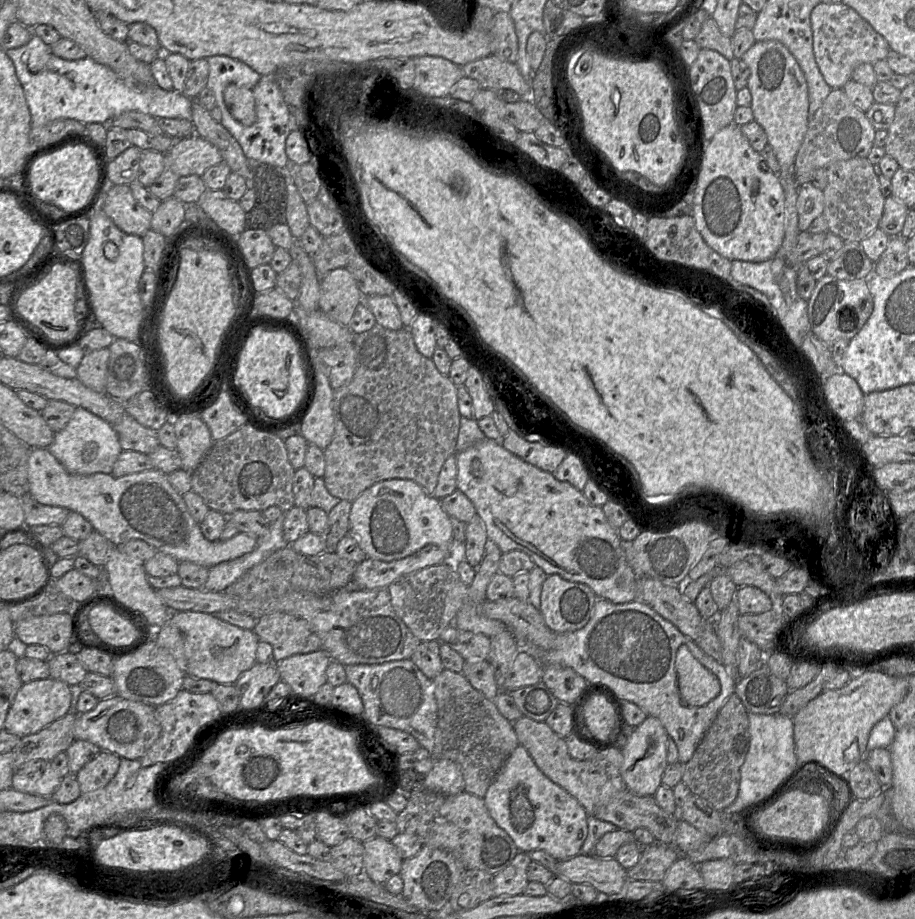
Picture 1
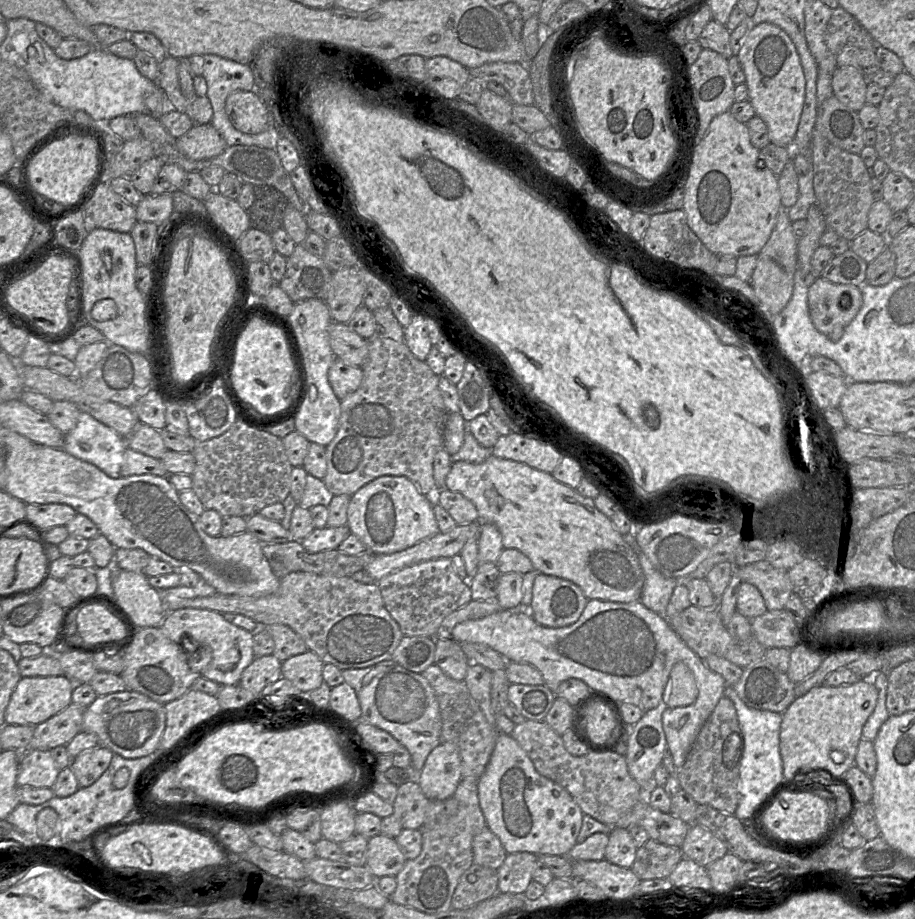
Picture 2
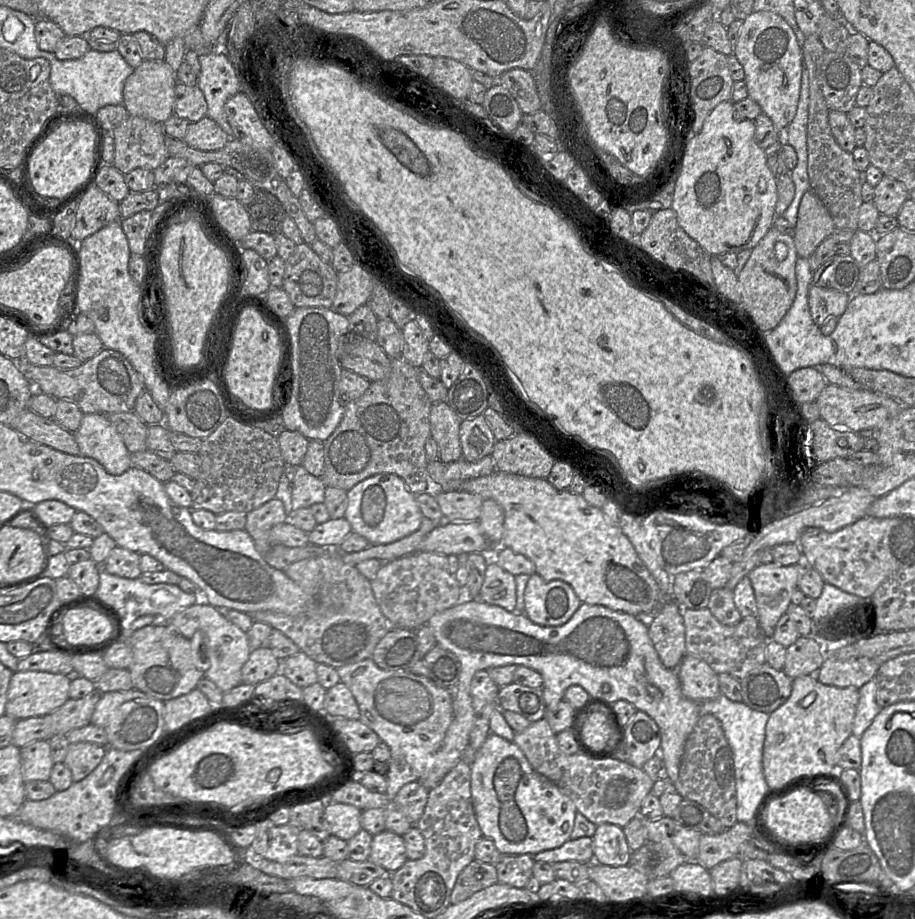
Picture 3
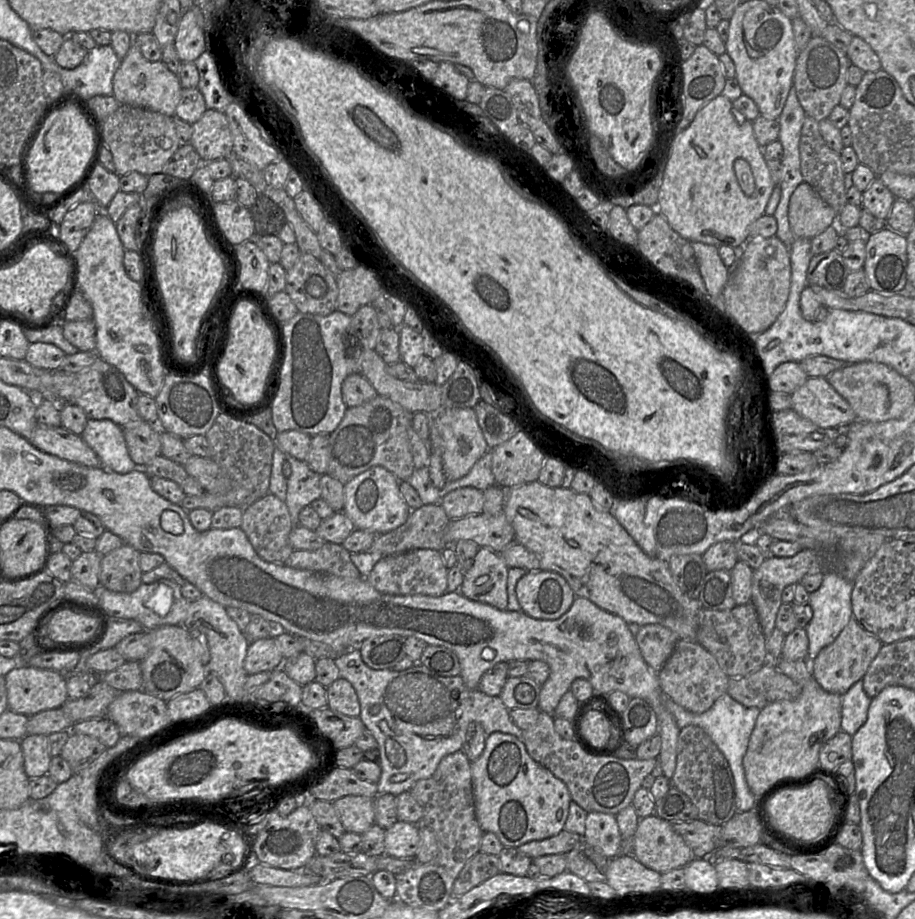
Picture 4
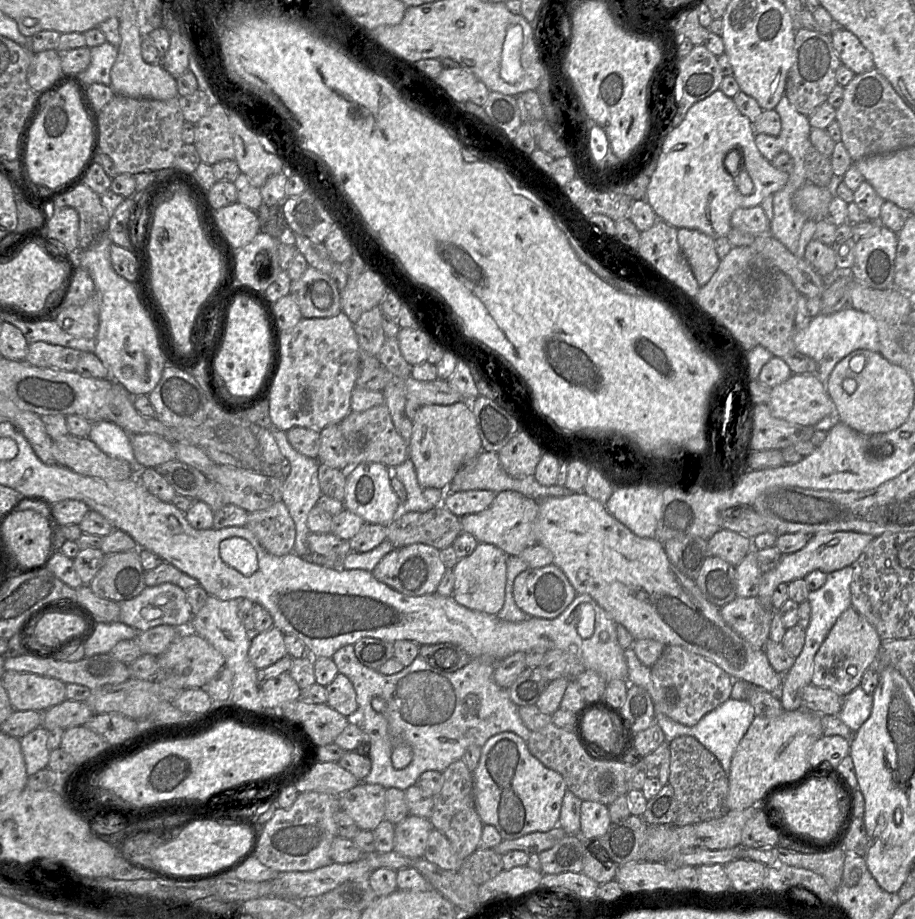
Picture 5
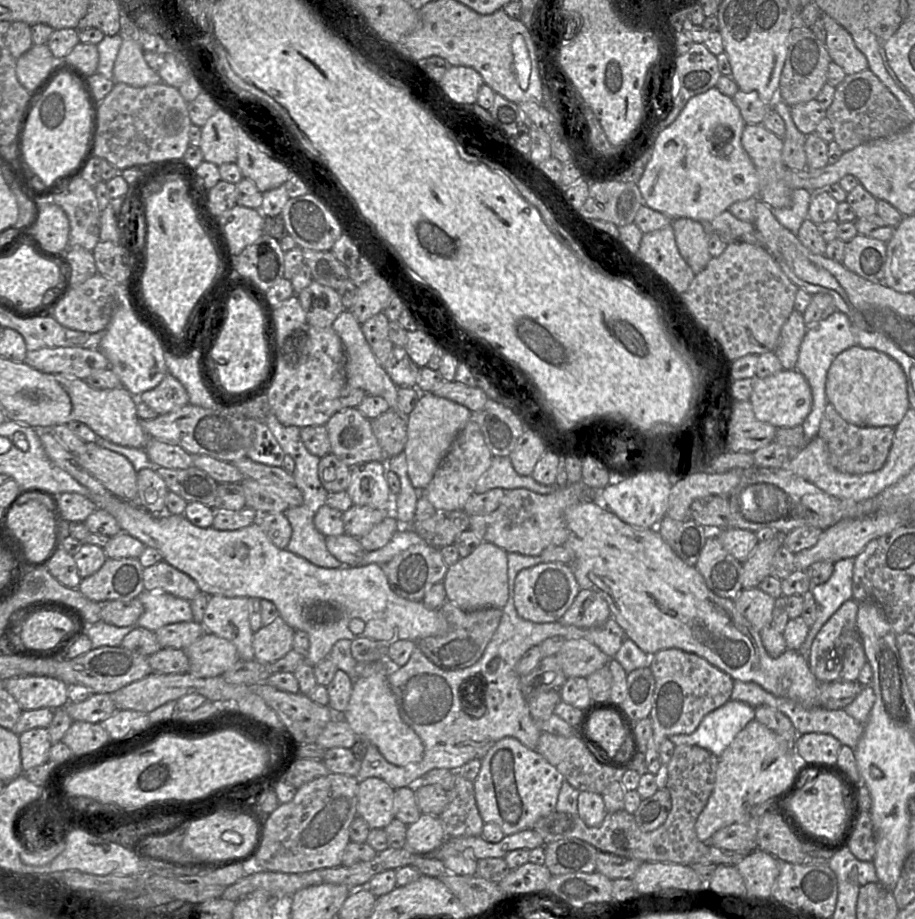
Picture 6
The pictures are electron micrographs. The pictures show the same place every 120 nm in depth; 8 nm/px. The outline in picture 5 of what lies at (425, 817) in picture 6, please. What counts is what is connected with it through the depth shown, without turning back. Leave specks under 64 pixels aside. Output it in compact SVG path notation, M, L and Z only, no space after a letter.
M408 815L395 825L394 851L410 859L424 857L432 828L429 819Z

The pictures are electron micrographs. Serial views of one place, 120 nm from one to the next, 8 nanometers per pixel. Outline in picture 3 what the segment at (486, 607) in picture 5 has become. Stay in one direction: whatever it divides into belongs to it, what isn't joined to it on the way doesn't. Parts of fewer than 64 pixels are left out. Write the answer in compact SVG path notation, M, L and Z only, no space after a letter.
M489 560L478 599L496 605L509 612L515 611L515 576L503 570L495 561Z

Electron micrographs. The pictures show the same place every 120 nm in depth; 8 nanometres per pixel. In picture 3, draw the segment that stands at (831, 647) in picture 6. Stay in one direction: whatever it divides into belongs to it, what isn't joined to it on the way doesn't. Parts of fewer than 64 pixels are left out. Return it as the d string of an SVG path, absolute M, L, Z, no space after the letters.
M827 657L815 676L825 685L859 689L874 678L880 665L867 657L847 660Z

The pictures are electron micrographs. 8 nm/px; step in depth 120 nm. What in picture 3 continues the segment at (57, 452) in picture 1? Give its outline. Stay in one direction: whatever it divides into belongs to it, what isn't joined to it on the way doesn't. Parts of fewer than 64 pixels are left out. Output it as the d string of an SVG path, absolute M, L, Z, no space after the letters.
M84 414L79 429L73 433L80 455L92 458L111 475L121 475L131 466L130 452L121 436L104 414Z

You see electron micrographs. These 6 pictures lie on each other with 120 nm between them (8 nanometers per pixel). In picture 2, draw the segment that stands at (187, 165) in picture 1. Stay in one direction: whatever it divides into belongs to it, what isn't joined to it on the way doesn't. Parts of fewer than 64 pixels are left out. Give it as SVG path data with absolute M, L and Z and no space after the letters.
M194 124L188 132L176 140L178 151L193 161L206 160L218 156L227 147L223 138L211 124Z

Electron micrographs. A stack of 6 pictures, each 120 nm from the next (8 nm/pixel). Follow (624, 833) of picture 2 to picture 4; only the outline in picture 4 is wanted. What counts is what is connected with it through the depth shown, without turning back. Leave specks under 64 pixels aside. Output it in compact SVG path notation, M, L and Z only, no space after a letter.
M589 812L583 840L608 859L623 852L623 838L616 817L612 814Z

